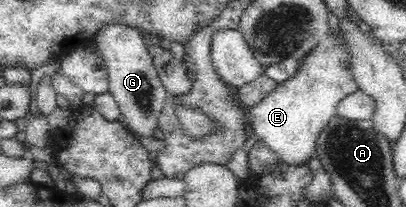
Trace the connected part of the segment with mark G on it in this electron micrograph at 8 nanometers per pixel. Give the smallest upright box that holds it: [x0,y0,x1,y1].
[85,21,168,140]

